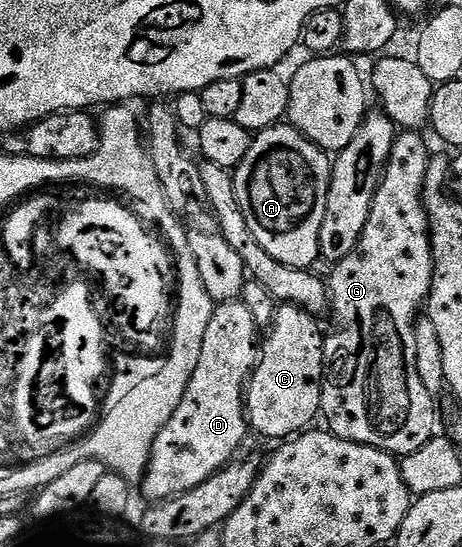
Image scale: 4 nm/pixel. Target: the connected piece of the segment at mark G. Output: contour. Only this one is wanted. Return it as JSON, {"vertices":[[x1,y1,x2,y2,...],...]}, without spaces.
{"vertices":[[403,130,401,134,397,136,392,145,392,153,390,159,386,162,386,171,382,175,380,185,376,189,376,197,372,201,372,213,368,213,368,225,364,225,364,233,360,237,360,241,356,245,356,249,352,249,352,253,348,253,348,257,344,257,340,262,334,264,334,272,328,280,328,303,332,308,334,307,334,332,327,334,324,339,324,346,326,348,326,366,324,368,324,374,322,377,322,410,321,414,326,415,325,426,328,428,330,434,340,437,341,439,347,439,353,443,363,443,369,447,375,447,381,451,386,451,392,456,401,457,408,453,416,453,416,449,420,449,420,445,424,445,429,439,435,438,436,431,434,431,434,403,436,403,435,396,428,393,428,389,424,389,424,381,420,381,420,373,416,370,416,333,414,332,414,324,419,318,420,312,423,310,424,304,430,297,430,290,432,289,432,277,434,276,434,258,432,257,432,245,430,244,430,218,426,216,426,205,422,199,422,190,424,189,424,177,428,173,428,165,432,158,432,151,426,148,426,143,421,139,421,134,418,131]]}

